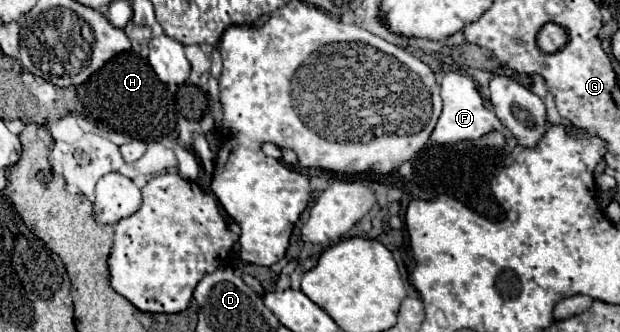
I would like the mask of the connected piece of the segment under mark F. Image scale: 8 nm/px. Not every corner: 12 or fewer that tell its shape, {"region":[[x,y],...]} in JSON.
{"region":[[450,71],[440,81],[442,115],[432,143],[454,145],[500,131],[472,77]]}

